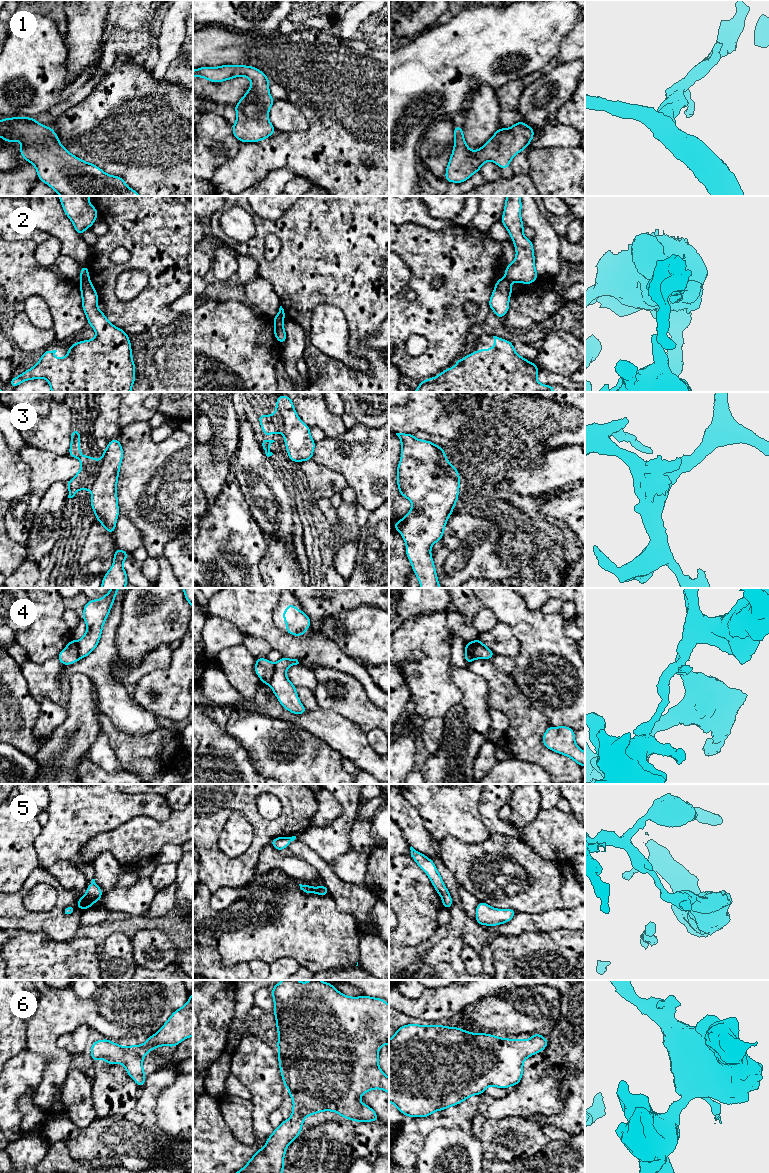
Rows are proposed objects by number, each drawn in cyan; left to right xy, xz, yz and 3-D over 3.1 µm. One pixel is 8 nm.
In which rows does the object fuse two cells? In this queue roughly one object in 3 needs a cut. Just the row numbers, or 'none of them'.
2, 4

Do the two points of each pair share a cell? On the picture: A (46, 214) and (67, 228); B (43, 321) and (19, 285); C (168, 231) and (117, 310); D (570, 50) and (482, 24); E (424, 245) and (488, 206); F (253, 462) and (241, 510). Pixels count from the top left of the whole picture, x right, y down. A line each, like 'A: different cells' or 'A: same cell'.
A: same cell
B: different cells
C: same cell
D: different cells
E: different cells
F: different cells

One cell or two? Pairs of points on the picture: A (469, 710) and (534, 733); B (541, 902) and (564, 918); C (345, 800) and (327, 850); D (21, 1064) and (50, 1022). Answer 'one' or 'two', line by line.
A: two
B: two
C: one
D: two

